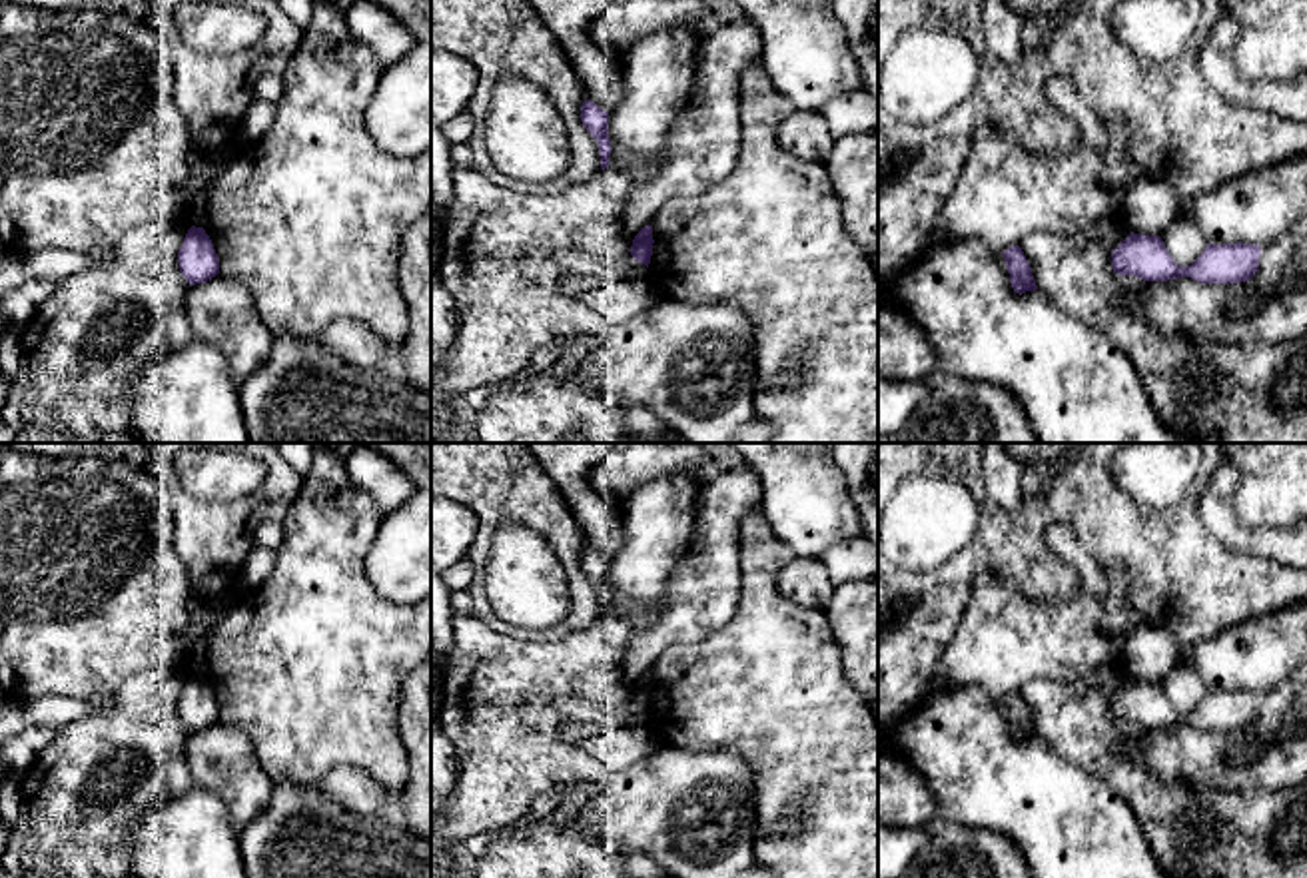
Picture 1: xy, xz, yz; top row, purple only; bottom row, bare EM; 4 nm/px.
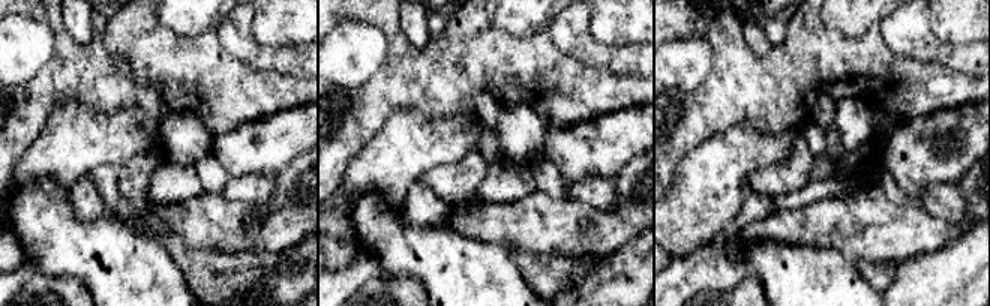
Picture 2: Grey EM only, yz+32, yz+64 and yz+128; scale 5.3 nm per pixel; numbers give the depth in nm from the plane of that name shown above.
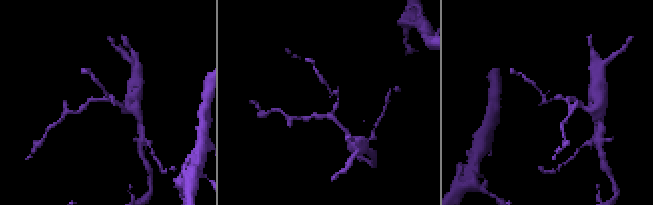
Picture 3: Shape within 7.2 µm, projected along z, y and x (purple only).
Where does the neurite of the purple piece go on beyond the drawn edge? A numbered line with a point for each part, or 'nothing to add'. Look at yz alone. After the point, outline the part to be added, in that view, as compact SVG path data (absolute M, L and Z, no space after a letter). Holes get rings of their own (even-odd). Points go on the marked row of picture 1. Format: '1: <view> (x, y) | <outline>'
nothing to add

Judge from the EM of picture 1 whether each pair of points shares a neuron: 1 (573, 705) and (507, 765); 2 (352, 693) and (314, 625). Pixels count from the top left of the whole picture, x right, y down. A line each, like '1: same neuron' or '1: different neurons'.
1: different neurons
2: same neuron

